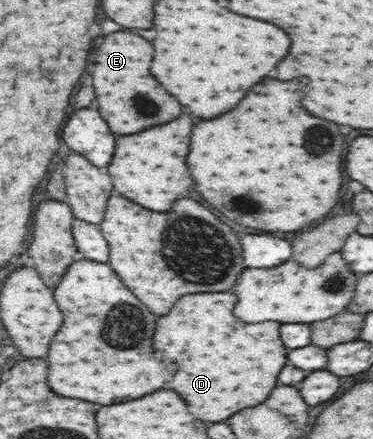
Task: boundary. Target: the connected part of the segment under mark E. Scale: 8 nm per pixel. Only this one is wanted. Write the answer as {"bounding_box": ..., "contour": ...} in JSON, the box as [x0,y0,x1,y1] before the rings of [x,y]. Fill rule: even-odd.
{"bounding_box":[92,31,186,135],"contour":[[[118,31],[104,37],[102,45],[94,51],[94,71],[92,81],[96,89],[96,101],[98,111],[104,117],[104,121],[110,125],[112,133],[118,135],[132,135],[146,127],[168,123],[176,117],[180,117],[182,111],[186,111],[174,97],[166,93],[166,89],[150,75],[150,69],[144,69],[144,63],[150,63],[154,55],[152,43],[144,37],[138,37],[134,33]],[[140,101],[150,101],[156,105],[156,111],[144,111]]]}

